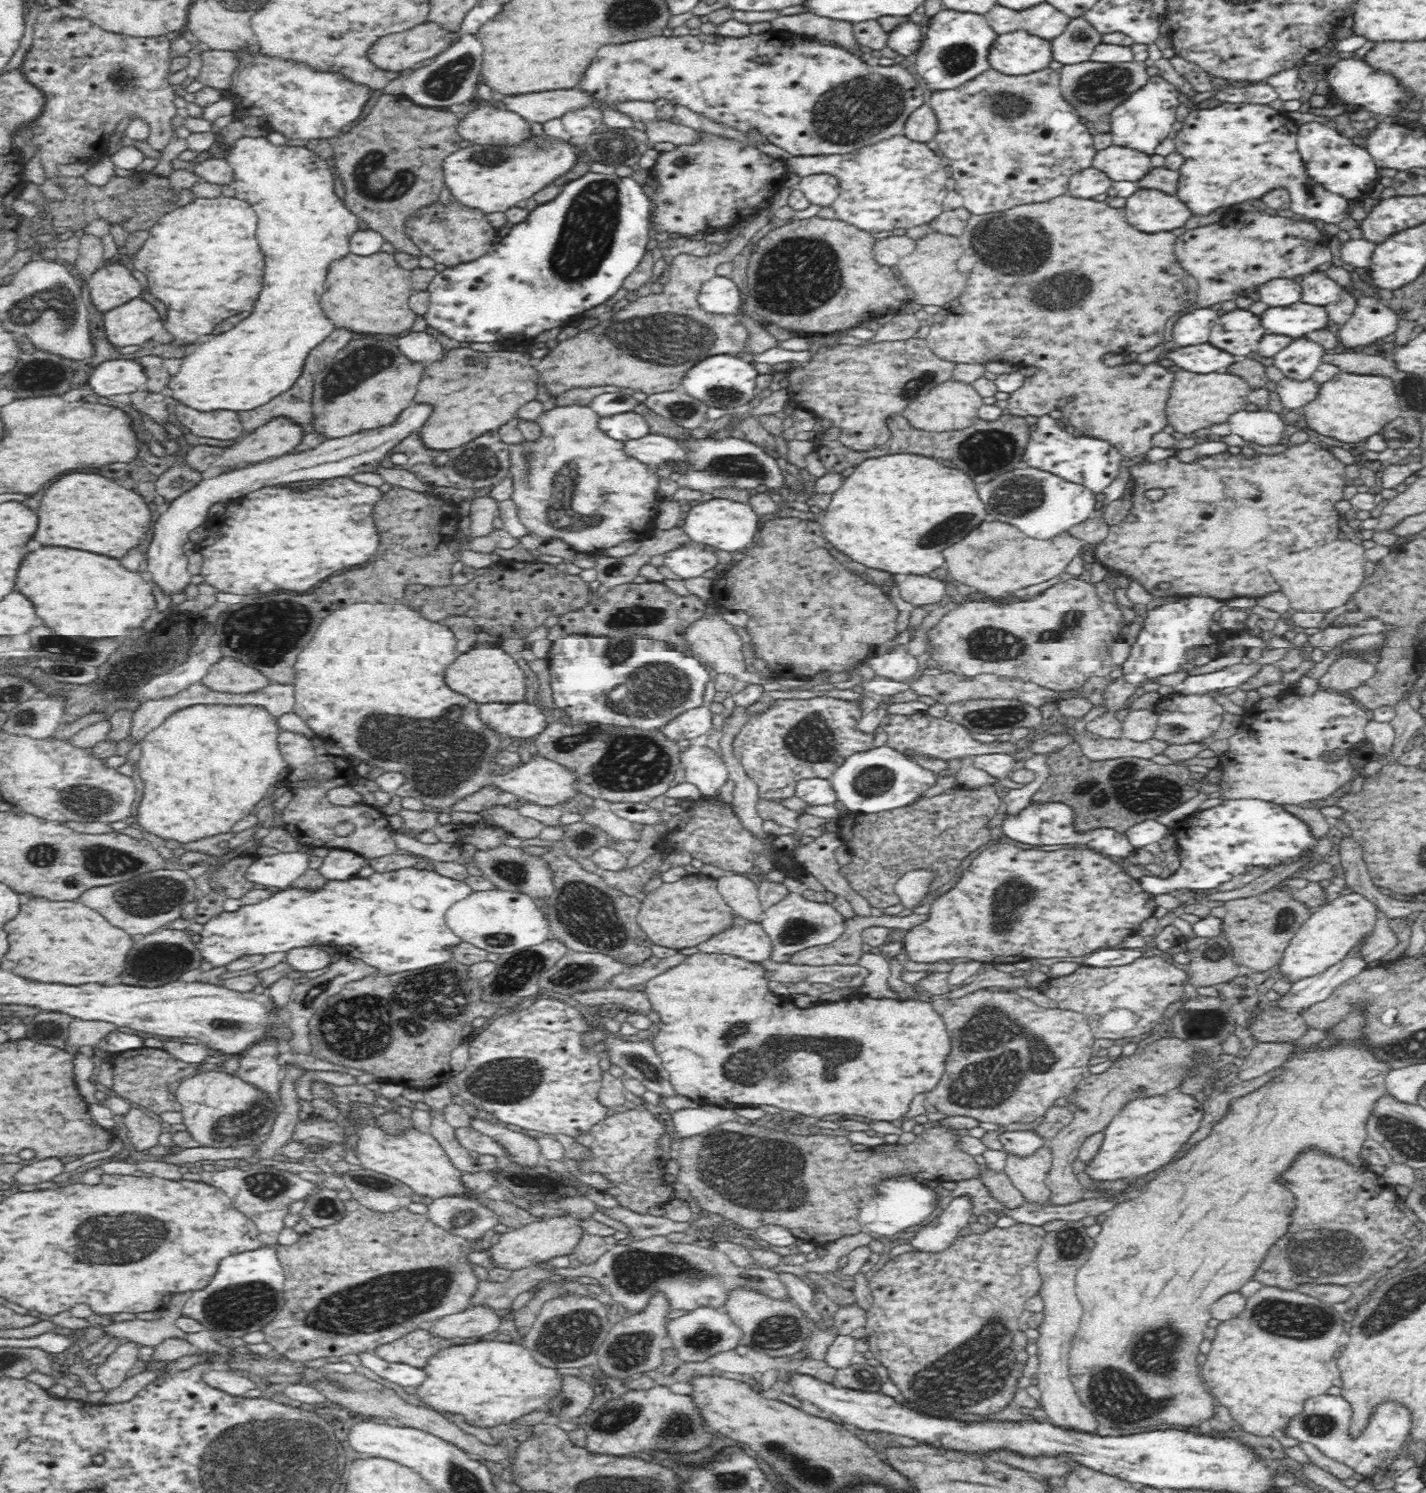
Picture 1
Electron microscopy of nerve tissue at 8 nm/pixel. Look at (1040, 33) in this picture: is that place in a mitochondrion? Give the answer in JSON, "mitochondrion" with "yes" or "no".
{"mitochondrion":"no"}

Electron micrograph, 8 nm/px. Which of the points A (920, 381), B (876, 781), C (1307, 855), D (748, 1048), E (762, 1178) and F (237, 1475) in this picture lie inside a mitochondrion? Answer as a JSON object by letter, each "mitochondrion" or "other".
{"A":"mitochondrion","B":"mitochondrion","C":"other","D":"mitochondrion","E":"mitochondrion","F":"mitochondrion"}

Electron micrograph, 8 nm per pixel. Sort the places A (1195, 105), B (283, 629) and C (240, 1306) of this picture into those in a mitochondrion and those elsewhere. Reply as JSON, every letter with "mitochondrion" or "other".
{"A":"other","B":"mitochondrion","C":"mitochondrion"}

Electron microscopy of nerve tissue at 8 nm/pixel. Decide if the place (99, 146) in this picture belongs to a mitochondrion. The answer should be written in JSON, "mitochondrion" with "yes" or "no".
{"mitochondrion":"no"}

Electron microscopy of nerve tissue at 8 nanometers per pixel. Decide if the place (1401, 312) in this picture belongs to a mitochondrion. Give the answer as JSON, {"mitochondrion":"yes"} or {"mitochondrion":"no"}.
{"mitochondrion":"no"}

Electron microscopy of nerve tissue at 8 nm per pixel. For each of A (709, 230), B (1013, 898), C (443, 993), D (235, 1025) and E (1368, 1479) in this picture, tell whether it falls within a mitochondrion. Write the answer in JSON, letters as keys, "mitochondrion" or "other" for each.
{"A":"other","B":"mitochondrion","C":"mitochondrion","D":"mitochondrion","E":"other"}

